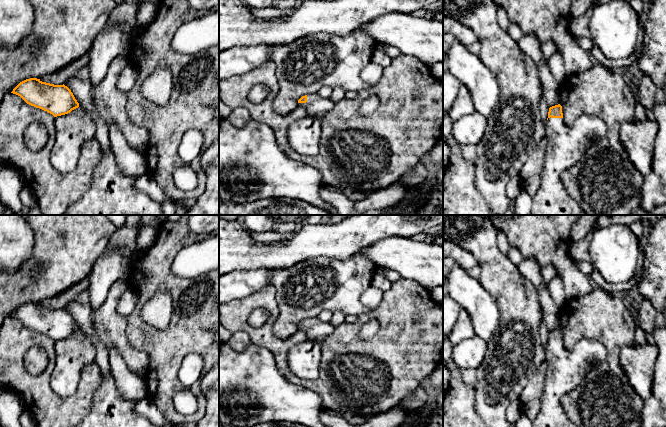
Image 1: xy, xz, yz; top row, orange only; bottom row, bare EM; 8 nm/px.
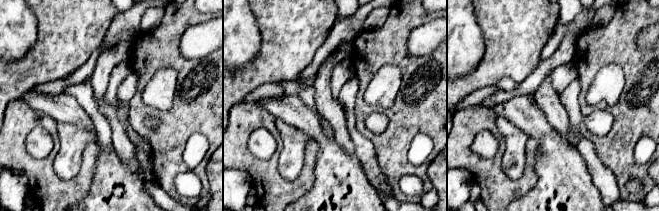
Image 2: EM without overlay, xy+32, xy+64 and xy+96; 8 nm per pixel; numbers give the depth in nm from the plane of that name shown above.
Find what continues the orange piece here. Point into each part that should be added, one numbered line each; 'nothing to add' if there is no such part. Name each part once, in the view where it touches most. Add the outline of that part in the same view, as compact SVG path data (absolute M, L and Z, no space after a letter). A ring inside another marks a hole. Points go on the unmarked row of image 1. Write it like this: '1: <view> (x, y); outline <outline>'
1: yz (566, 370); outline M582 339L572 350L567 350L563 342L550 341L544 350L548 370L540 411L532 422L532 427L578 427L568 419L561 399L565 393L578 387L591 368L596 367L606 358L607 350L603 344L594 339Z

